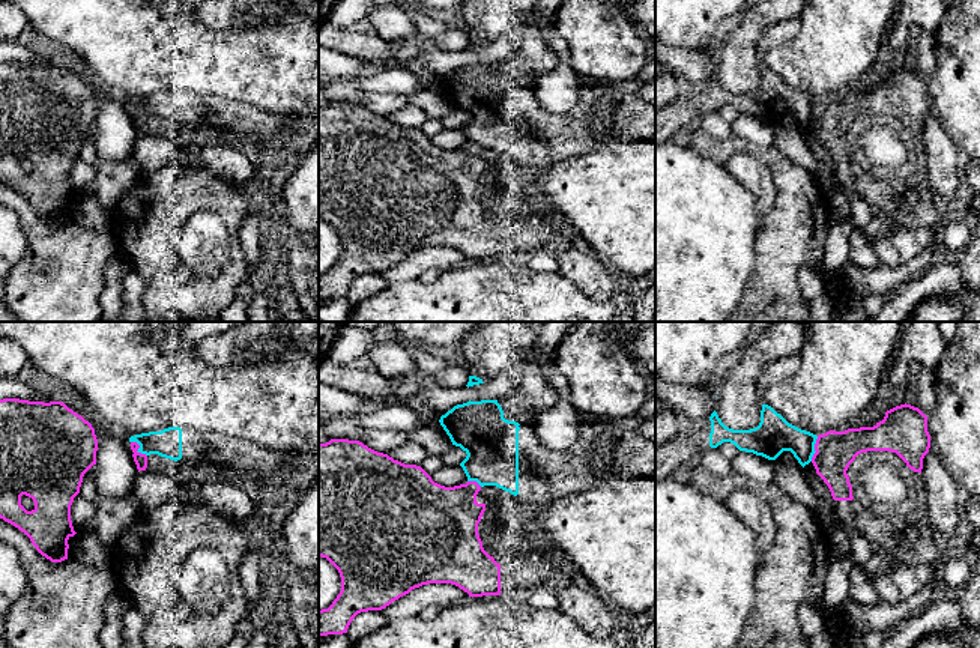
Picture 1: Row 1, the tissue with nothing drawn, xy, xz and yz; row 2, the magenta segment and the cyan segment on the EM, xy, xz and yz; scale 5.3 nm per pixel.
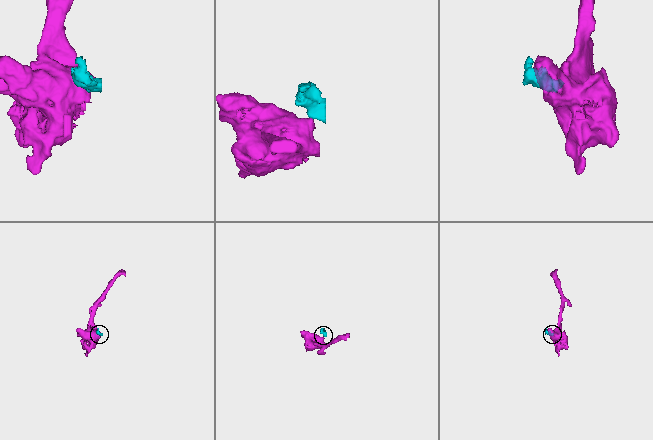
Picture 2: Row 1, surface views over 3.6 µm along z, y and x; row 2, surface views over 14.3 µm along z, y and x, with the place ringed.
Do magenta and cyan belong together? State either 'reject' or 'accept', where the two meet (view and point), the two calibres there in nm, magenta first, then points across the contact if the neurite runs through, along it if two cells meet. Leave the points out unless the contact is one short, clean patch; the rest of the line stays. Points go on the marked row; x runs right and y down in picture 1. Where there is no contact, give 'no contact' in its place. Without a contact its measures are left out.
reject; meets magenta in xy at (139, 447); 70 nm thick on the magenta side, 150 nm on the other

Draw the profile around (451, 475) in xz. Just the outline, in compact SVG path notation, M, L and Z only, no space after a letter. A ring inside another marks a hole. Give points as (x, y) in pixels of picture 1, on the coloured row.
M460 465L442 466L430 477L434 483L445 487L454 487L467 483L467 477Z

